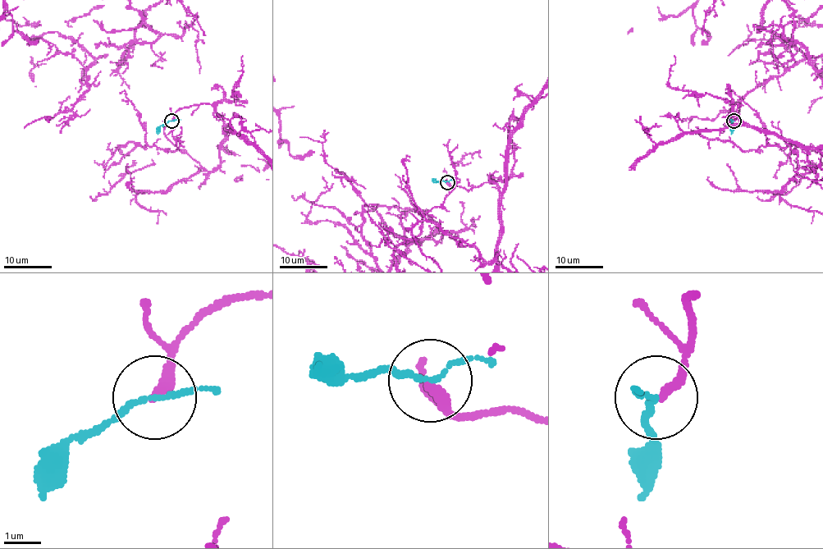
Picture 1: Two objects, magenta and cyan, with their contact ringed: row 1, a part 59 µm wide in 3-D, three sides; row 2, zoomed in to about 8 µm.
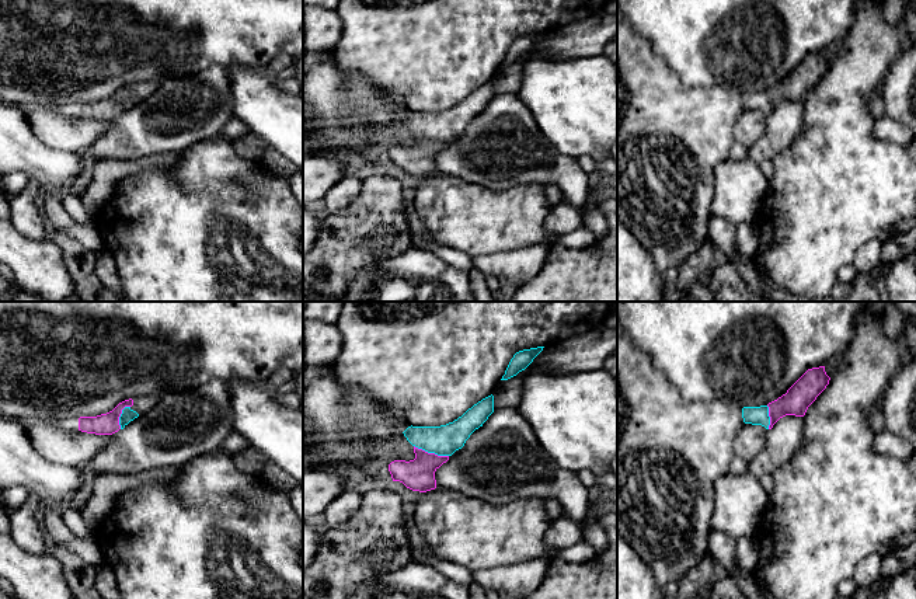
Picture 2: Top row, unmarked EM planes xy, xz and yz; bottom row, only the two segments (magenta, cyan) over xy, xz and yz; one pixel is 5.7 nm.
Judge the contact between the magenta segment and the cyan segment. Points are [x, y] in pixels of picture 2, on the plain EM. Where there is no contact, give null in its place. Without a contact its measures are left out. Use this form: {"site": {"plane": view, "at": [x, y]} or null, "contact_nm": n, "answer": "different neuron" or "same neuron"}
{"site": {"plane": "xz", "at": [431, 139]}, "contact_nm": 220, "answer": "same neuron"}

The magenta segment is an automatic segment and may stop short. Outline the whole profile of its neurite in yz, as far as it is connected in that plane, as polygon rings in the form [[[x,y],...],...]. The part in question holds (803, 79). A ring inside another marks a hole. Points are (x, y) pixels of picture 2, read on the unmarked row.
[[[825,52],[808,55],[788,76],[777,86],[760,93],[743,93],[745,109],[762,111],[772,115],[786,101],[804,102],[808,93],[826,74],[830,63]]]

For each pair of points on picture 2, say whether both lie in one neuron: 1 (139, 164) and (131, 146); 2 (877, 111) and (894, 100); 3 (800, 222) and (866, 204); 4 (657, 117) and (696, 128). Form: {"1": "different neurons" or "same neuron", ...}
{"1": "different neurons", "2": "different neurons", "3": "same neuron", "4": "same neuron"}

